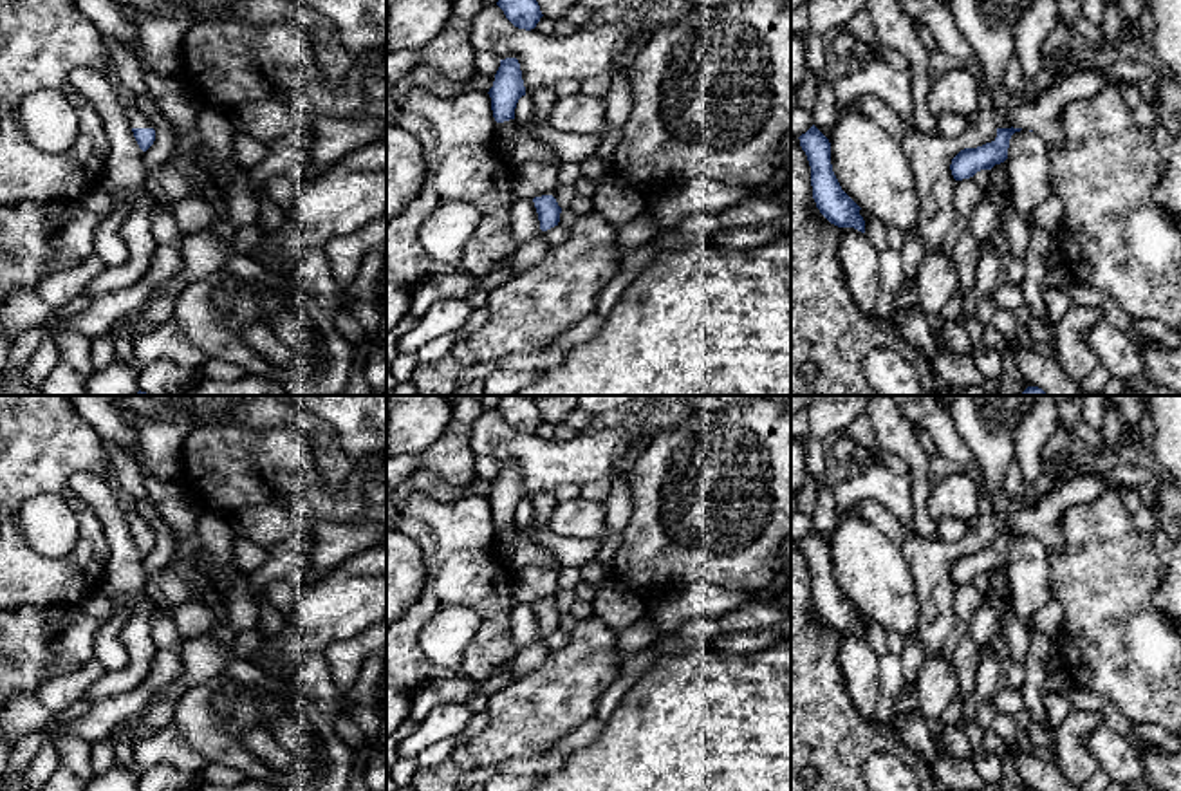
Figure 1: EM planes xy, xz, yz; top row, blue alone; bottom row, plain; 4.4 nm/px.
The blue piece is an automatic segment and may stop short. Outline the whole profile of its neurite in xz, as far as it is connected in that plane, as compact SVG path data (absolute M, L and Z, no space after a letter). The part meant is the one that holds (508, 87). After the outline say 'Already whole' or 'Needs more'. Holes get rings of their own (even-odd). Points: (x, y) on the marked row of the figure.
M516 58L500 60L493 87L489 88L491 110L497 123L515 119L515 108L525 87Z. Already whole

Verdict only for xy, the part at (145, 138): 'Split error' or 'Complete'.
Split error

